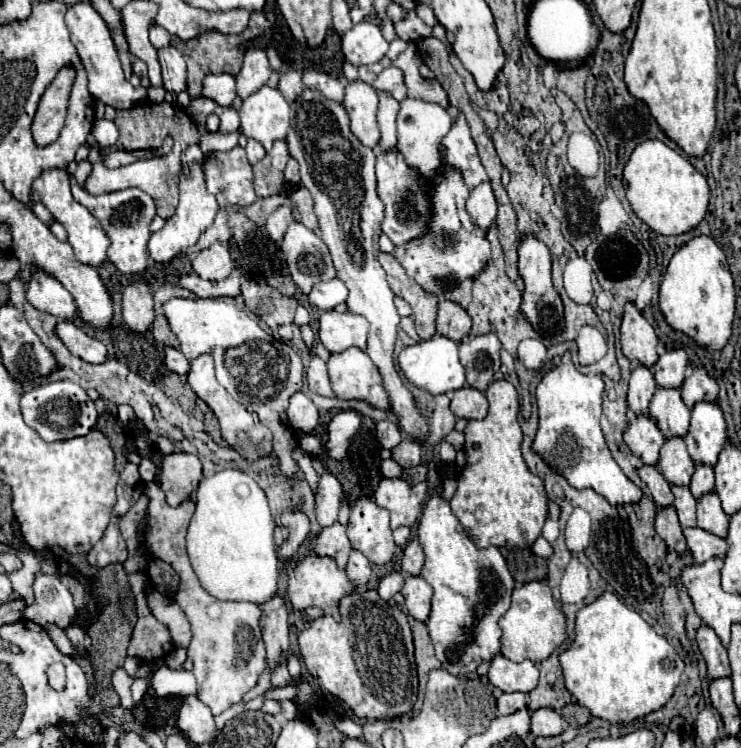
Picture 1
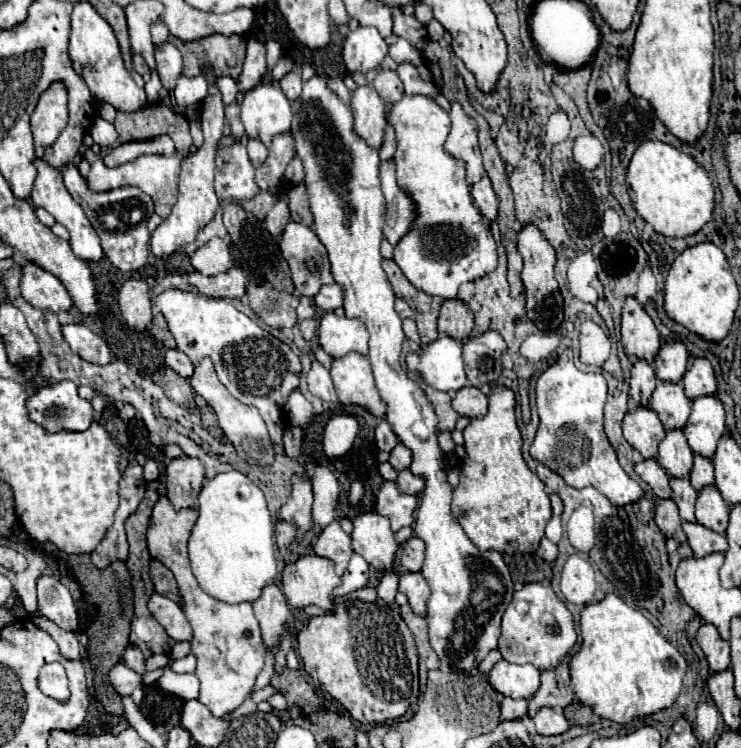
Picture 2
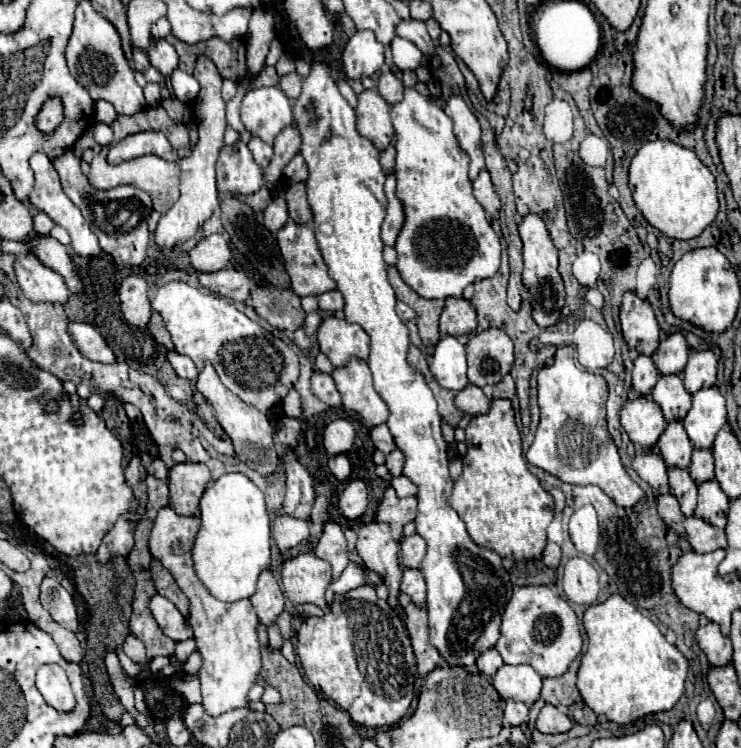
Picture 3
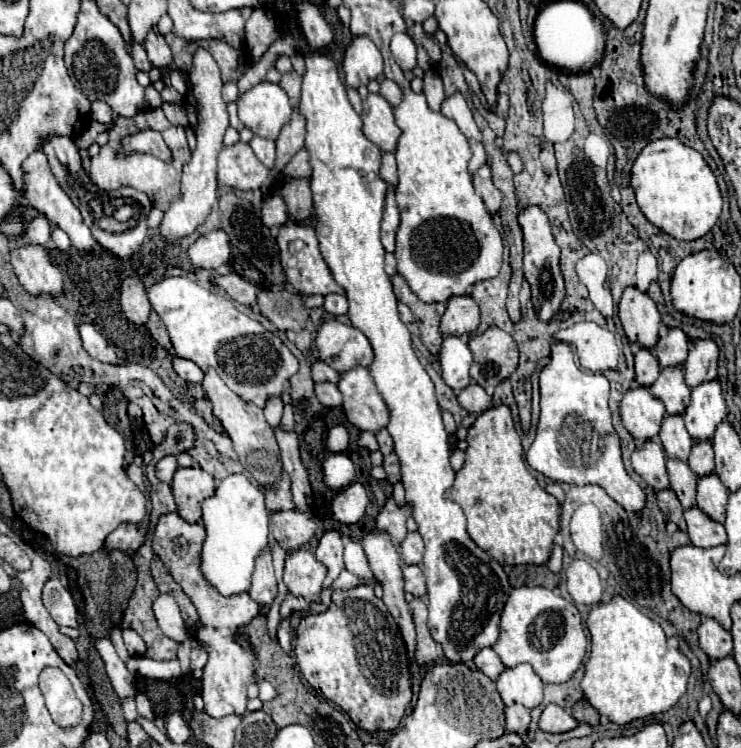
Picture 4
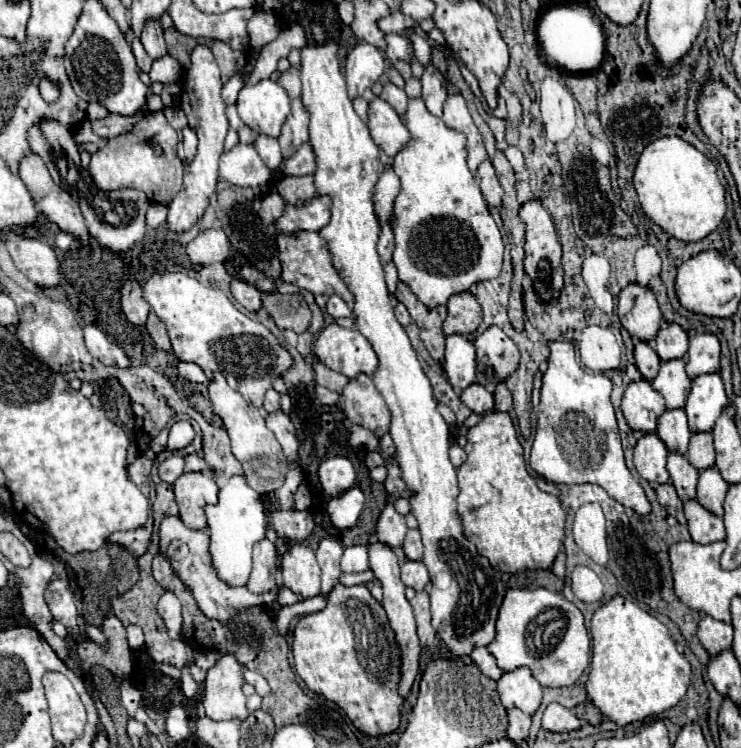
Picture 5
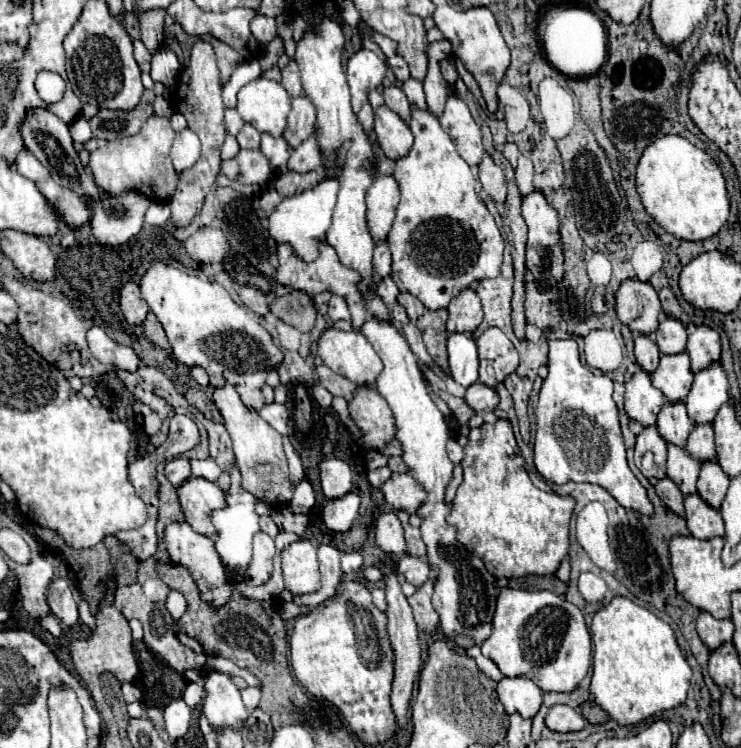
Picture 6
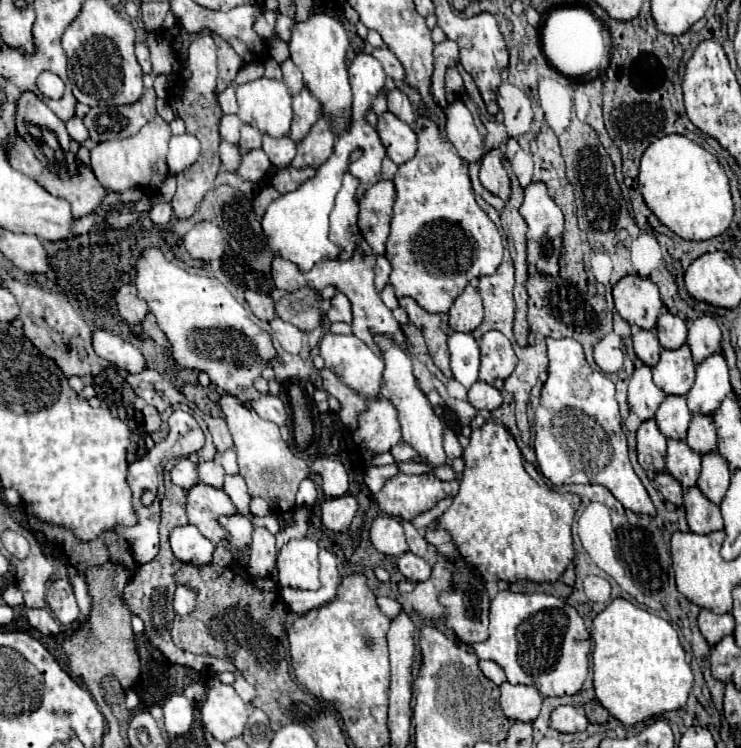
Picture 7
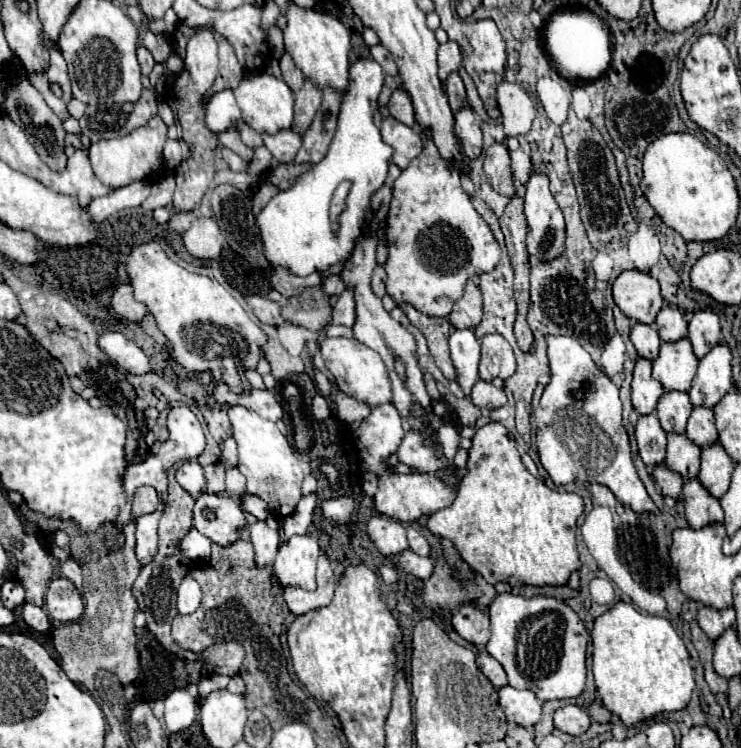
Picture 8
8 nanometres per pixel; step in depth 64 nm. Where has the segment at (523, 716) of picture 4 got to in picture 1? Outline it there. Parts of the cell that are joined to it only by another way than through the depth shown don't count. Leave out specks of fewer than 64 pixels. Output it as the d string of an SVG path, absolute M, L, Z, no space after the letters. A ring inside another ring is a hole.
M524 692L500 694L496 700L496 712L498 714L512 714L512 712L520 710L520 706L526 706L526 694Z

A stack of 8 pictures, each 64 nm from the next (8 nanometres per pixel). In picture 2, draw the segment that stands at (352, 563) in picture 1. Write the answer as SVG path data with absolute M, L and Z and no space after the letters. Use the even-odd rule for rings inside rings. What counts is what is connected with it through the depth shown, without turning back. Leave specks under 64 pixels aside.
M350 568L342 576L342 584L340 584L340 590L336 590L336 596L344 596L346 592L354 592L354 590L362 588L364 584L366 584L366 574L358 568Z

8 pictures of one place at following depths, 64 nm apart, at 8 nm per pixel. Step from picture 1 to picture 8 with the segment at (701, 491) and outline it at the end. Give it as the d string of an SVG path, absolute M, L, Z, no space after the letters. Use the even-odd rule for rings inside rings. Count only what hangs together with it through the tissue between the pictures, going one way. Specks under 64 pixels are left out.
M698 406L692 410L692 416L688 420L686 436L696 442L700 448L708 448L718 440L718 432L714 426L714 412L710 408Z

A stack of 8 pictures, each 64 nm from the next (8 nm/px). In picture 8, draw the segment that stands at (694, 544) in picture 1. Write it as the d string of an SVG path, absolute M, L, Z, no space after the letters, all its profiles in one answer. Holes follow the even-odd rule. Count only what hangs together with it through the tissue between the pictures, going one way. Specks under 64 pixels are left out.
M698 480L684 482L682 500L686 504L688 526L694 530L724 520L724 512L720 510L720 500L712 498L712 494L708 494Z

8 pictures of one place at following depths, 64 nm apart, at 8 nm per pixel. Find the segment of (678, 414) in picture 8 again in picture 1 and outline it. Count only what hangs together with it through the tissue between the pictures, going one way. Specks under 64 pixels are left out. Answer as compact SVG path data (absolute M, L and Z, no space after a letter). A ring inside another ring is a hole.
M670 438L660 448L660 462L658 470L662 472L664 480L674 486L688 486L694 474L694 462L684 446L682 438Z

